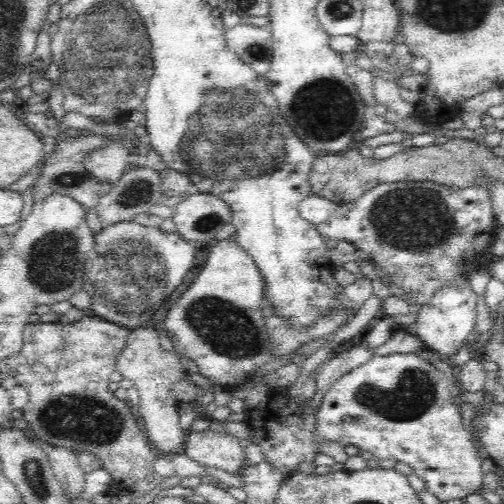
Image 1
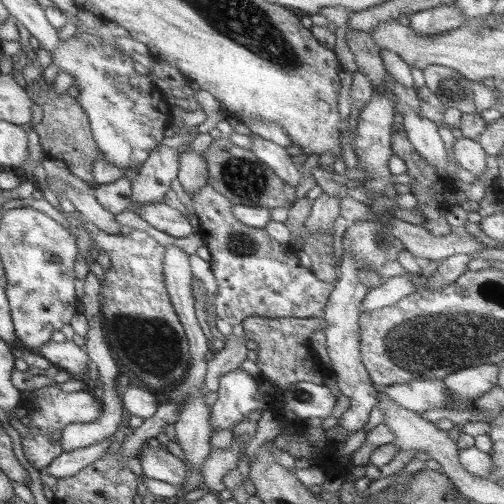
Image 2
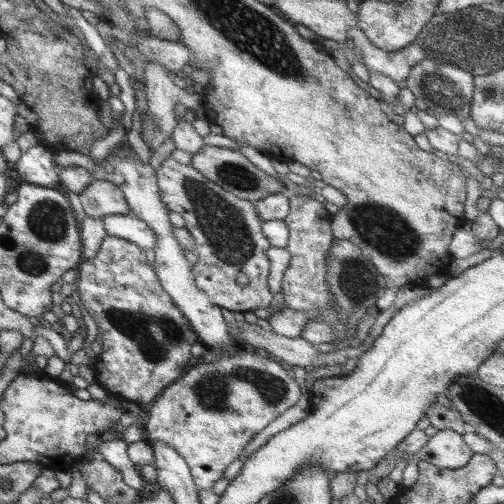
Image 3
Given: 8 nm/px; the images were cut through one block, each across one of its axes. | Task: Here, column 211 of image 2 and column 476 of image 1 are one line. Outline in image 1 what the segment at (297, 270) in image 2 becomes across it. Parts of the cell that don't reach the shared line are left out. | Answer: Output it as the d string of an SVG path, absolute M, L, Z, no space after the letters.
M394 182L382 184L374 190L368 190L362 198L350 204L342 204L330 216L328 222L316 226L320 236L328 246L346 242L354 244L358 254L368 256L370 262L376 262L392 276L392 282L410 294L416 306L426 306L446 286L454 284L458 276L464 276L464 282L472 282L472 272L482 272L492 280L492 262L498 258L492 254L492 244L498 238L498 224L494 216L492 196L480 186L468 186L464 190L452 190L450 186L440 186L436 182Z

